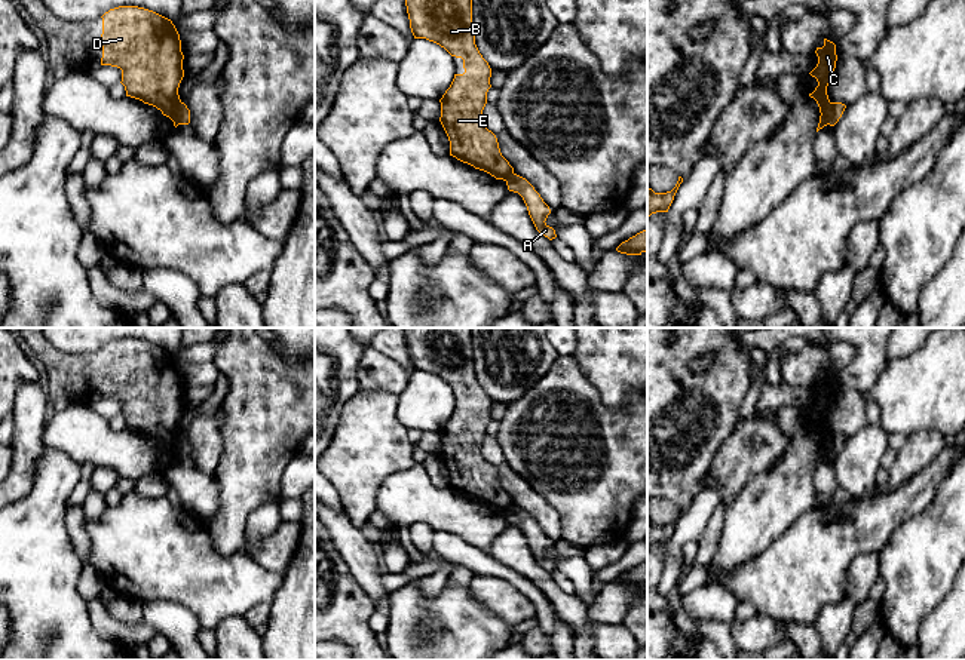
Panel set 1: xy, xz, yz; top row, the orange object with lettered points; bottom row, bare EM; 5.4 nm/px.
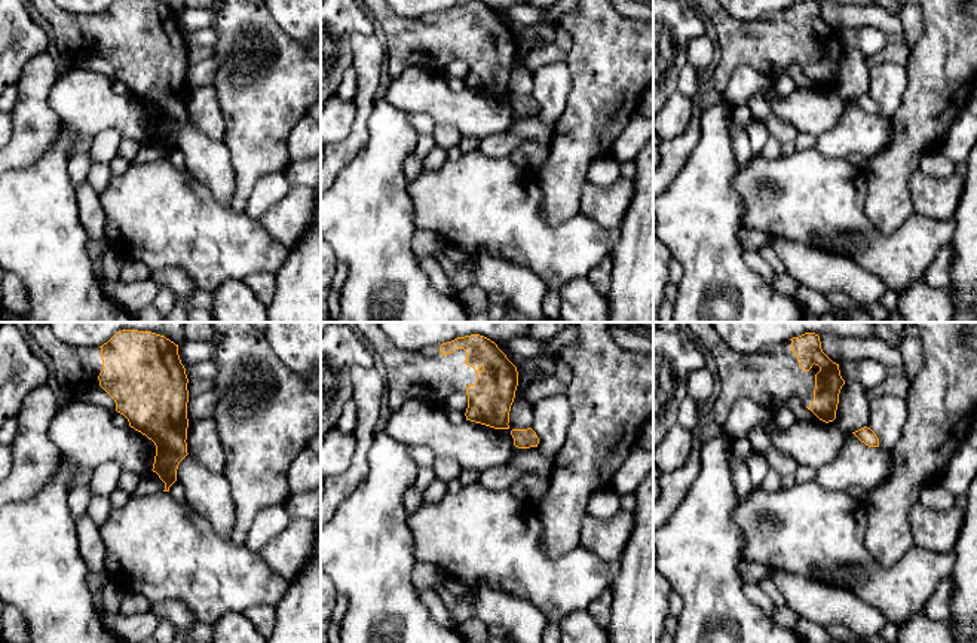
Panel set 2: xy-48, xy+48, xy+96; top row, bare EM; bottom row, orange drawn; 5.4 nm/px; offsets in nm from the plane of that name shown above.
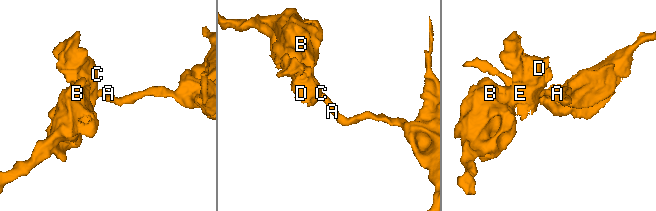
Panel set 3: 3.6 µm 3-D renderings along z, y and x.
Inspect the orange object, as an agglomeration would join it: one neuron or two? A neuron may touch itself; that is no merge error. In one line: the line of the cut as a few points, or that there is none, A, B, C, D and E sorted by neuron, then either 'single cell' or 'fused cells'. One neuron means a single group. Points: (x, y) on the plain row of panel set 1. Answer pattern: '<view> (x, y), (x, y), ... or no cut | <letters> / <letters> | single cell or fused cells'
xy (181, 435), (177, 444), (177, 456) | A / B C D E | fused cells

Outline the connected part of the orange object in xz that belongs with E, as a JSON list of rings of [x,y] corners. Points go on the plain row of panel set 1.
[[[405,328],[410,360],[414,371],[426,371],[444,380],[451,389],[463,392],[463,406],[454,406],[450,420],[441,435],[439,454],[450,473],[450,488],[484,503],[496,512],[508,513],[514,500],[502,488],[496,467],[482,457],[482,442],[487,436],[487,424],[491,420],[491,400],[480,386],[472,363],[471,328]]]

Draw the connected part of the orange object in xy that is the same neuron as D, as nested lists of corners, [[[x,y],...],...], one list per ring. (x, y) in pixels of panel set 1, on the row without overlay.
[[[119,338],[101,350],[101,397],[120,400],[126,429],[156,439],[177,460],[184,387],[172,353],[138,338]]]

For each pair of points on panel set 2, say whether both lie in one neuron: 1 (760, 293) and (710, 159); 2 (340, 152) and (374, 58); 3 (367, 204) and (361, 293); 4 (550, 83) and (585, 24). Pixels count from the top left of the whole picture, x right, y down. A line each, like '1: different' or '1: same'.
1: same
2: same
3: same
4: different

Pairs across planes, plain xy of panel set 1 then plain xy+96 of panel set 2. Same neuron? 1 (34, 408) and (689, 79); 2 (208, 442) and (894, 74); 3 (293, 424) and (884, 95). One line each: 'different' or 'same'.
1: different
2: same
3: different

